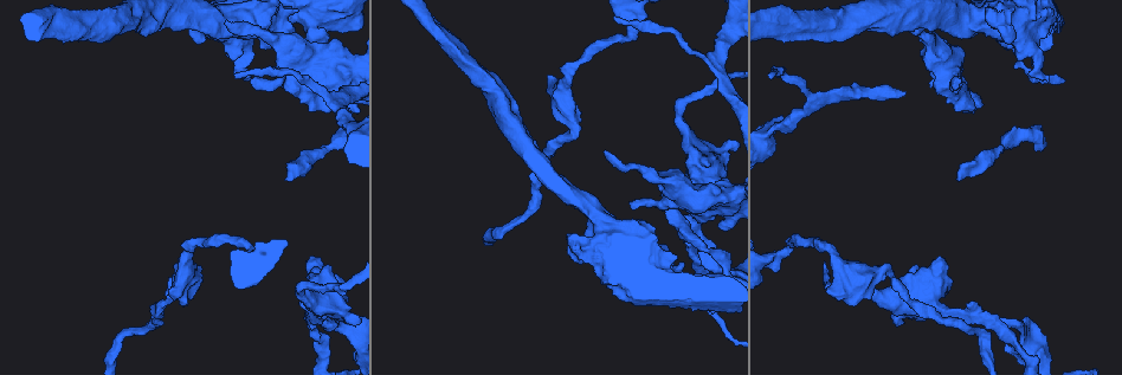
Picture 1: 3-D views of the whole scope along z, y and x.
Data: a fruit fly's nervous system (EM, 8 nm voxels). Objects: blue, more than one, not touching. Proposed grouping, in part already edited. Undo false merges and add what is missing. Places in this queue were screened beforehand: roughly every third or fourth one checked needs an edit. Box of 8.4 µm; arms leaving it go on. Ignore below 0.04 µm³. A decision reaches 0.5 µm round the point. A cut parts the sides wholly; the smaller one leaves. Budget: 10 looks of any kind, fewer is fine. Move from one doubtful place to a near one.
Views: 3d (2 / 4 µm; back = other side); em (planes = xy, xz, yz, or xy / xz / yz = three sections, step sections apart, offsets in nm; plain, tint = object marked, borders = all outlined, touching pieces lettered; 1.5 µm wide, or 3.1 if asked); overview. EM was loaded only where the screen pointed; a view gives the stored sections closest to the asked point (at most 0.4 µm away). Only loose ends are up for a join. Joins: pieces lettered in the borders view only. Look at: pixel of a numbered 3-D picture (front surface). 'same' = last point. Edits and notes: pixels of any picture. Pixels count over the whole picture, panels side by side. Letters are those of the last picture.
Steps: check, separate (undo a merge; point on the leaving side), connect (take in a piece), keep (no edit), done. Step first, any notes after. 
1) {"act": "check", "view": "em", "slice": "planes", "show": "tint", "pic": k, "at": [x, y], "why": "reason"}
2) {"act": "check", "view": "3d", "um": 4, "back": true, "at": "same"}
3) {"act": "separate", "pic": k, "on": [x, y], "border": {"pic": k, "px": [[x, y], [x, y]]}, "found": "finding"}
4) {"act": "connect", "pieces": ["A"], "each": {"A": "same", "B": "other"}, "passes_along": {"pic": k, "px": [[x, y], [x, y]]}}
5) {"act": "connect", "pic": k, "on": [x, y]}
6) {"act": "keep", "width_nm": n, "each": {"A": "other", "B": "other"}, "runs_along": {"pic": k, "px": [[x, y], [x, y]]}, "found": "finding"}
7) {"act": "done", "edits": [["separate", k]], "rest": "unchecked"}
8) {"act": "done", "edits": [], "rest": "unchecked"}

{"act": "check", "view": "3d", "um": 2, "pic": 1, "at": [1049, 78], "why": "branch stops here"}

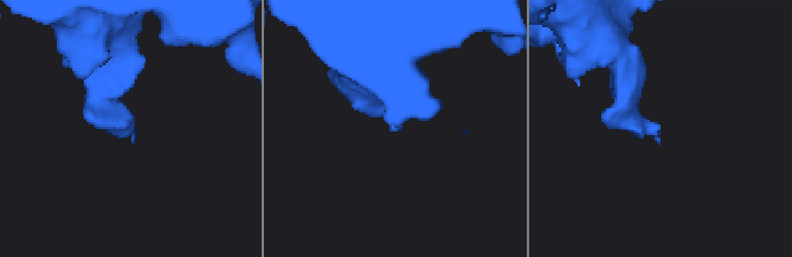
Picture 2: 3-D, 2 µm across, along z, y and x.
{"act": "check", "view": "em", "slice": "planes", "show": "borders", "pic": 2, "at": [133, 138], "why": "now the EM"}

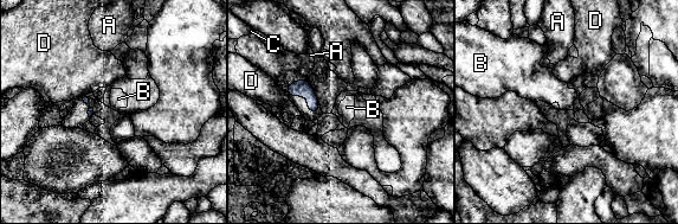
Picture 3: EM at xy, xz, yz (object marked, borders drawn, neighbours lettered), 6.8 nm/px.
{"act": "keep", "each": {"A": "other", "B": "other", "C": "other", "D": "other"}, "border": {"pic": 3, "px": [[86, 93], [79, 96]]}, "found": "no lettered piece goes on from it"}

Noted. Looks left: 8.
{"act": "check", "view": "3d", "um": 2, "pic": 1, "at": [252, 79], "why": "branch stops here"}

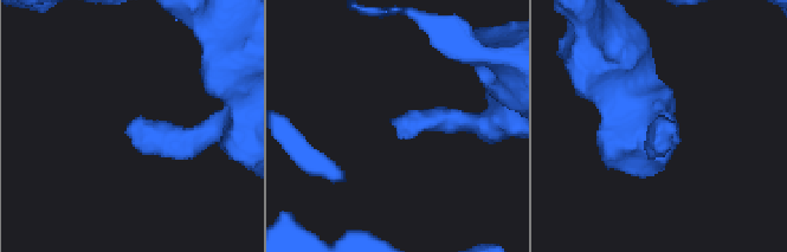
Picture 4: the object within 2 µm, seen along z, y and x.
{"act": "check", "view": "em", "slice": "xz", "step": 8, "show": "borders", "pic": 4, "at": [134, 121], "why": "now the EM"}

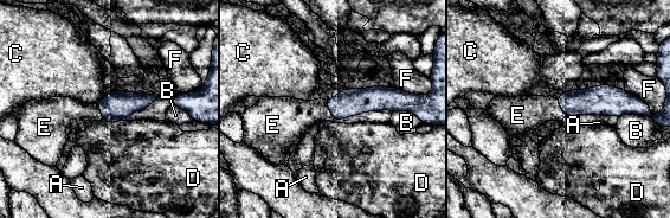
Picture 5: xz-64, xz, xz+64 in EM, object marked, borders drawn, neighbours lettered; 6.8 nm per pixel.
{"act": "check", "view": "em", "slice": "planes", "show": "borders", "at": "same", "why": "cut it another way"}

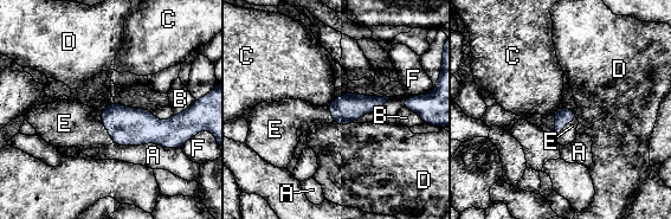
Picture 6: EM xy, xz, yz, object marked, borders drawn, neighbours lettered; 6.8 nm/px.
{"act": "connect", "pieces": ["E"], "each": {"A": "other", "B": "other", "C": "other", "D": "other", "E": "same", "F": "other"}, "found": "it goes on there"}

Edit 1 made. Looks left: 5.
{"act": "check", "view": "overview", "why": "see it whole again"}

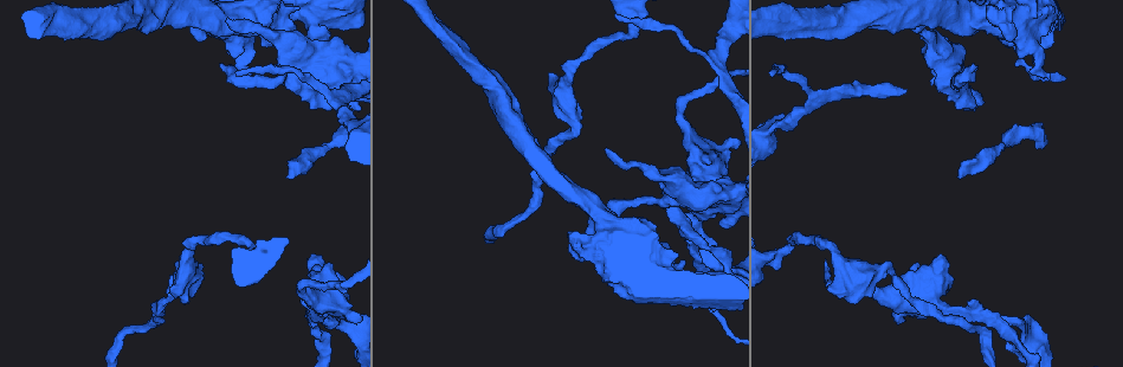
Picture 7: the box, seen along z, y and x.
{"act": "check", "view": "em", "slice": "planes", "show": "borders", "pic": 7, "at": [287, 178], "why": "branch stops here"}

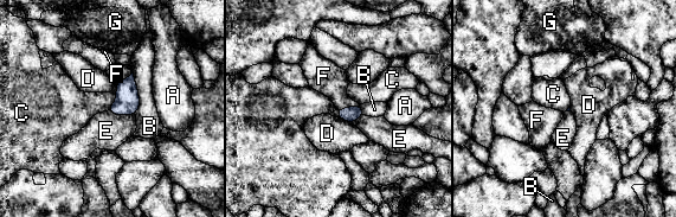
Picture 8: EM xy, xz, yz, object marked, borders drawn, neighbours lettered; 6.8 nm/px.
{"act": "connect", "pieces": ["F"], "each": {"A": "other", "B": "other", "C": "other", "D": "other", "E": "other", "F": "same", "G": "other"}, "found": "the neuron continues"}

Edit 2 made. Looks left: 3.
{"act": "done", "edits": [["connect", 6], ["connect", 8]], "rest": "unchecked"}

